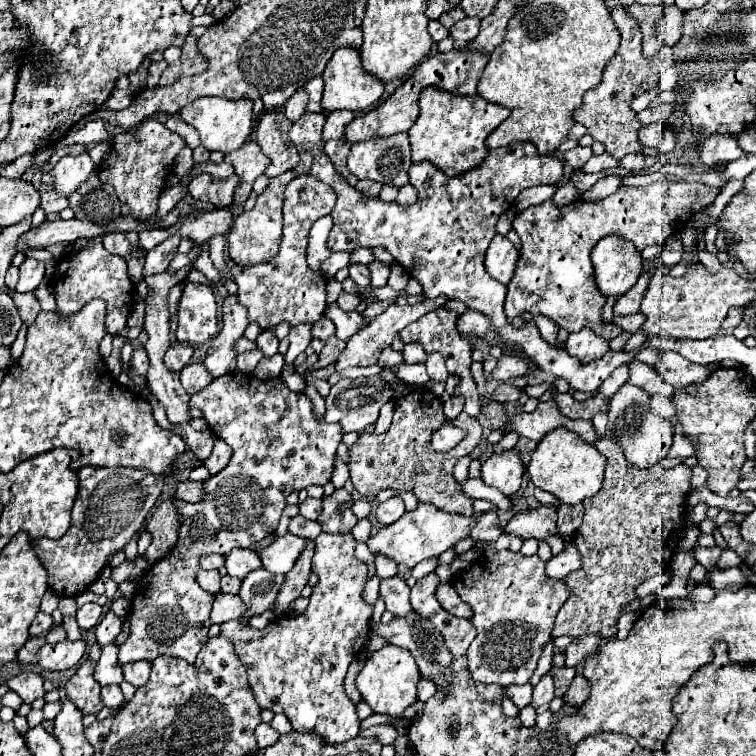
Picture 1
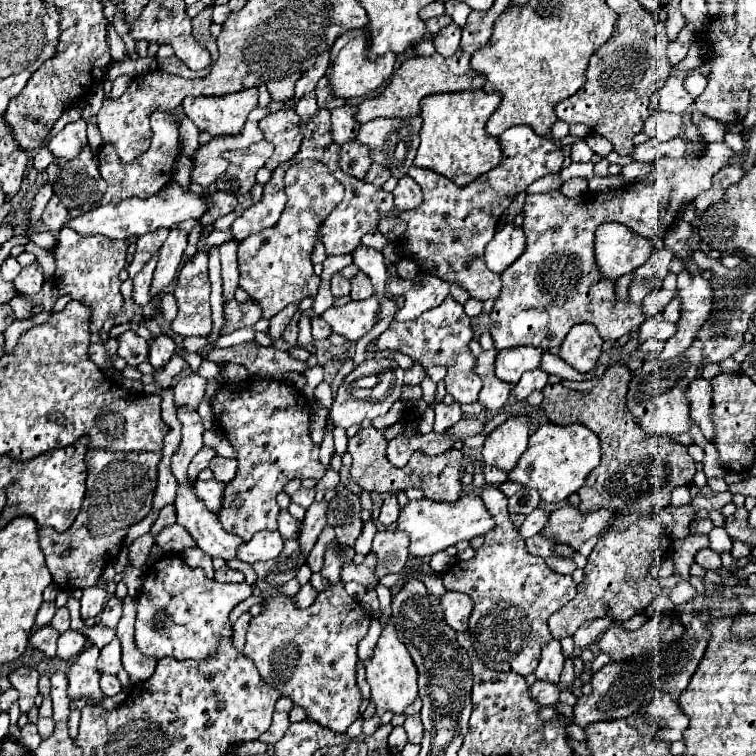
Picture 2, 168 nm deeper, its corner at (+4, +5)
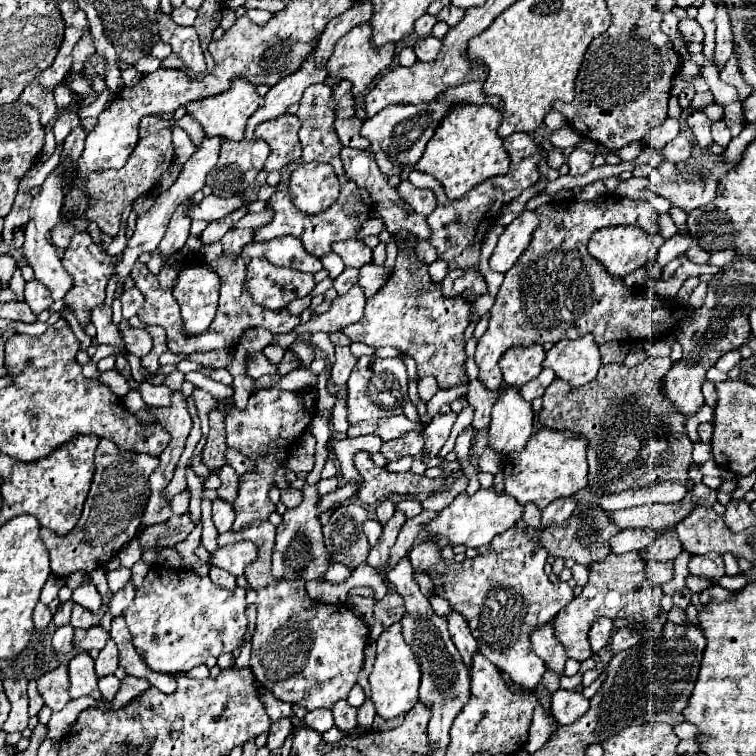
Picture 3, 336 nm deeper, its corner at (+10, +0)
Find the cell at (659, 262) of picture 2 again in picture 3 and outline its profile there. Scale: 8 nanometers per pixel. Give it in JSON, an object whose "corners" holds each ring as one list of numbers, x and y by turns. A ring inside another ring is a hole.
{"corners":[[676,234,676,236,672,236,670,240,666,240,666,242,658,248,656,262,658,262,660,266,666,266,666,264,672,262,674,258,680,258,680,256,688,250,690,242,692,242,692,240,690,240,686,234]]}

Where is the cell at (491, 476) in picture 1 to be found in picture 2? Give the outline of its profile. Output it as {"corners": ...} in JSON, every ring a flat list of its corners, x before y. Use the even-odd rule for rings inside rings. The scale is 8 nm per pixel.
{"corners":[[530,413,512,415,486,437,482,461,486,465,510,471,518,463,520,455,528,449,528,433,530,433]]}

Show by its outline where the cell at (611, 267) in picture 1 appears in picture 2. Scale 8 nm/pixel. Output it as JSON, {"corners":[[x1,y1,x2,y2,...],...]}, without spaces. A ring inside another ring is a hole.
{"corners":[[606,223,596,229,596,261,604,277,618,279,646,263,652,243,626,225]]}

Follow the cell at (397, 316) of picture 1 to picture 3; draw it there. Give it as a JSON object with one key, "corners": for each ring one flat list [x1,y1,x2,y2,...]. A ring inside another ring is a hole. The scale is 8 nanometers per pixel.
{"corners":[[470,268,470,270,454,270,450,272,444,282,442,282,442,292,444,296,464,296,466,292,472,292,476,296,480,294,486,294,486,280,480,278,480,274,476,272,476,268]]}

